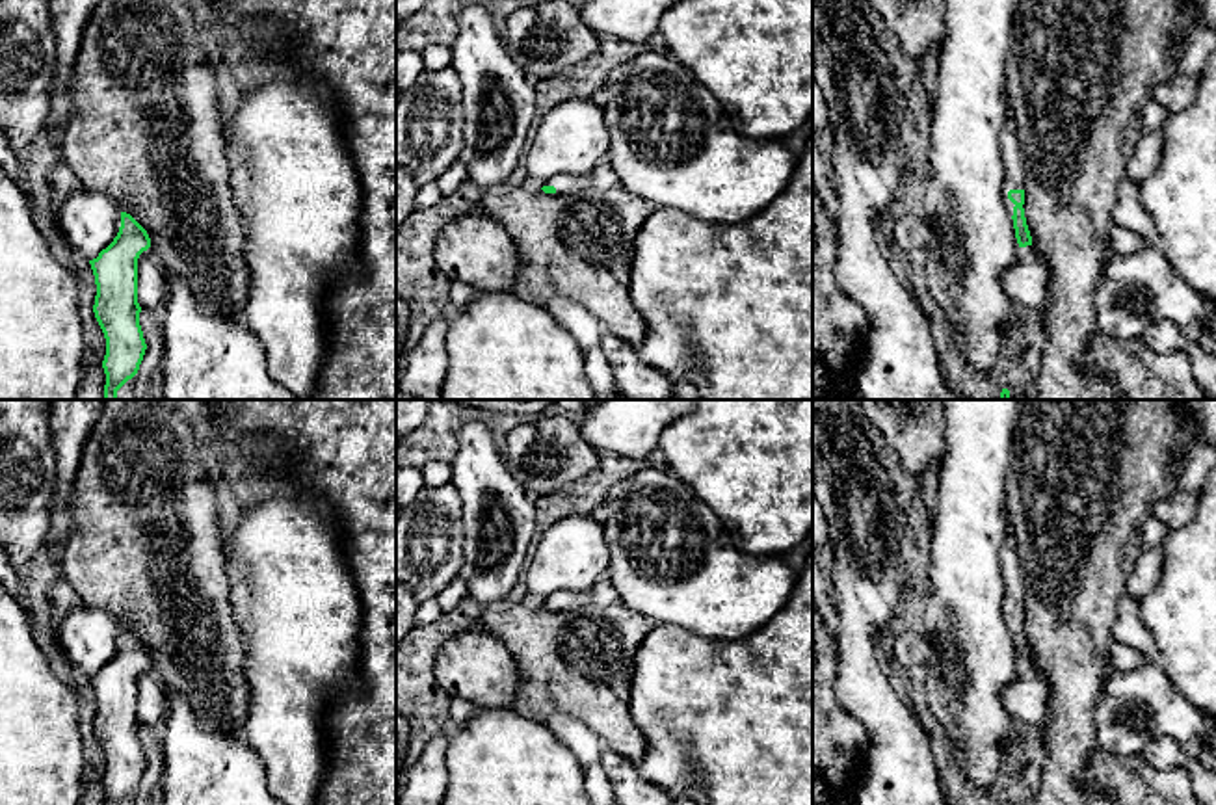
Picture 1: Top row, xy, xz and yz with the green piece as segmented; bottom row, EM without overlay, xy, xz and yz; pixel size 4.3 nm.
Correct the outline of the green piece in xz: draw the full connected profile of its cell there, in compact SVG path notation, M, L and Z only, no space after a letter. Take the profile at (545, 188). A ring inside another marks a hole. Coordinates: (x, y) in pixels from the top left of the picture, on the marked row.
M608 160L599 162L586 175L554 175L541 188L545 193L578 193L588 188L615 190L621 182Z

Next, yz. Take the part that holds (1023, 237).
M1010 113L1000 132L1000 152L1004 160L1004 206L1013 221L1019 247L1032 245L1024 218L1024 165L1019 151L1017 125Z

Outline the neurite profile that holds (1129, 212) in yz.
M1127 177L1119 182L1112 219L1114 225L1142 234L1149 244L1158 240L1155 221L1142 205L1140 184Z

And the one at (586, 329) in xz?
M554 297L543 307L573 335L586 357L601 350L606 329L586 307L563 297Z

